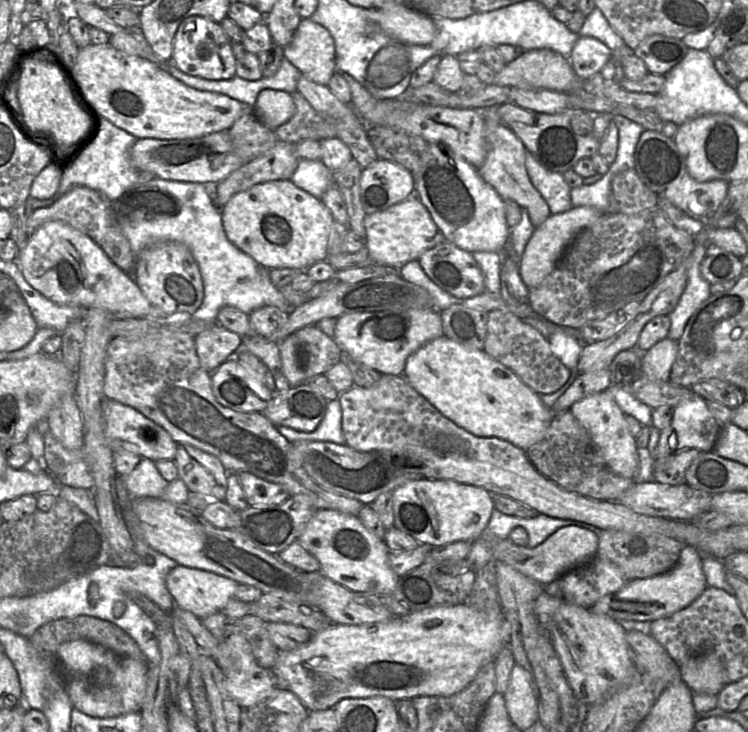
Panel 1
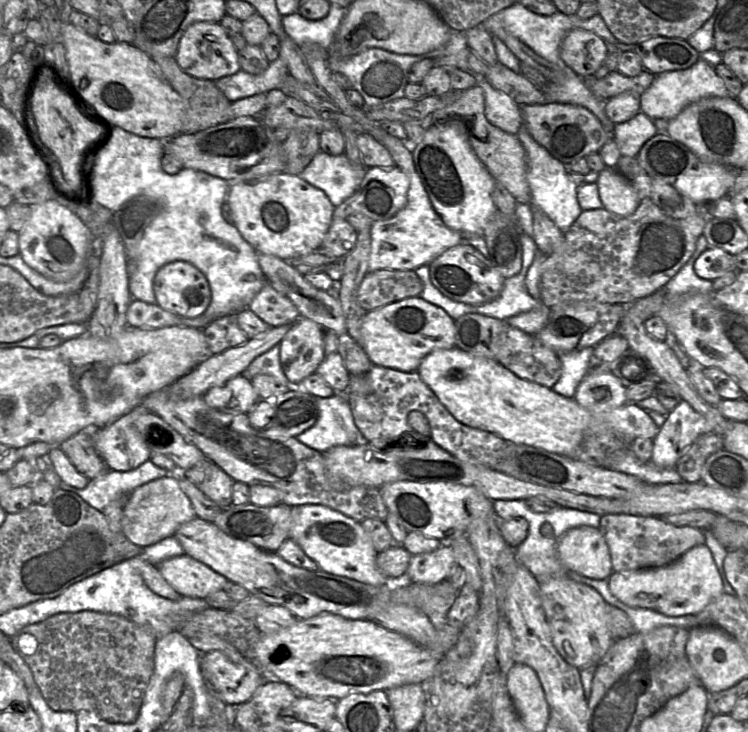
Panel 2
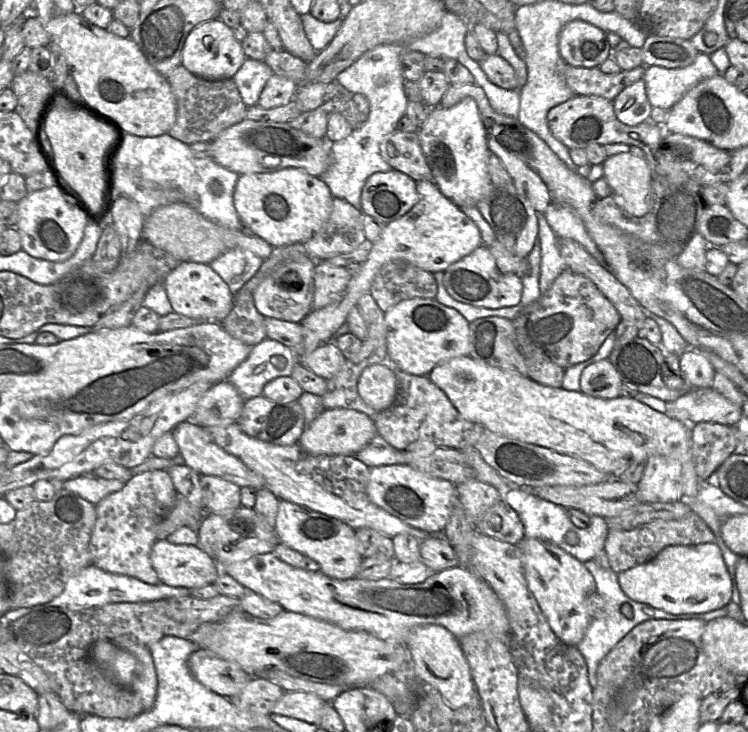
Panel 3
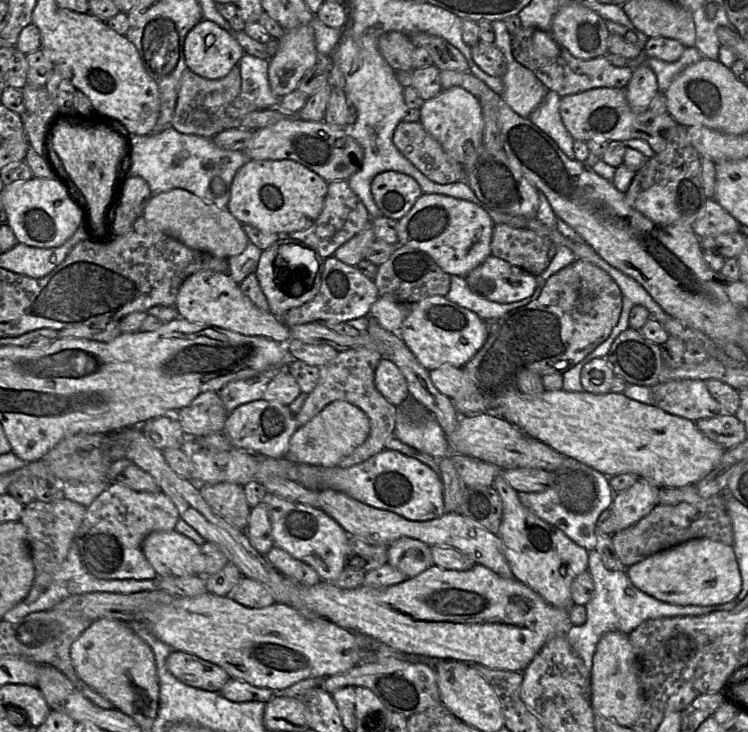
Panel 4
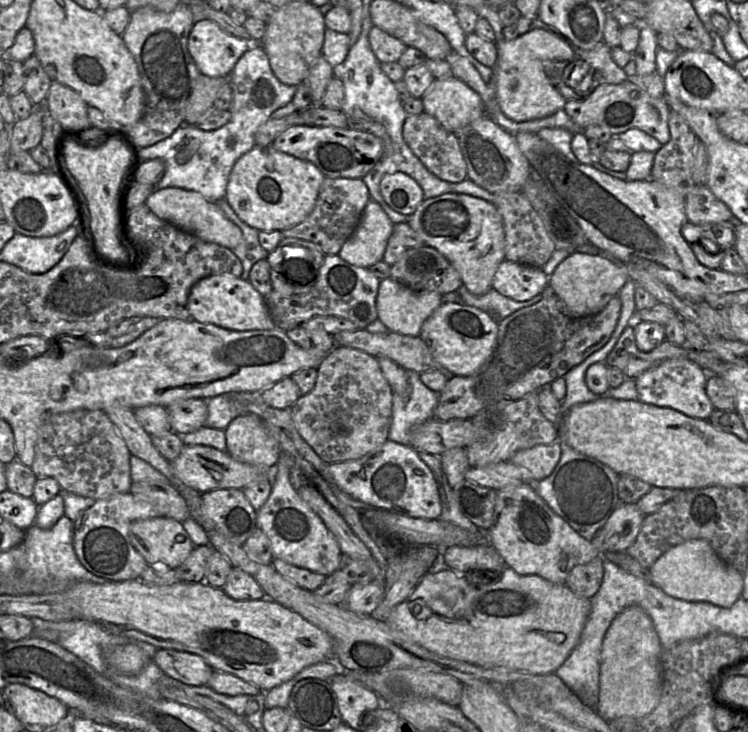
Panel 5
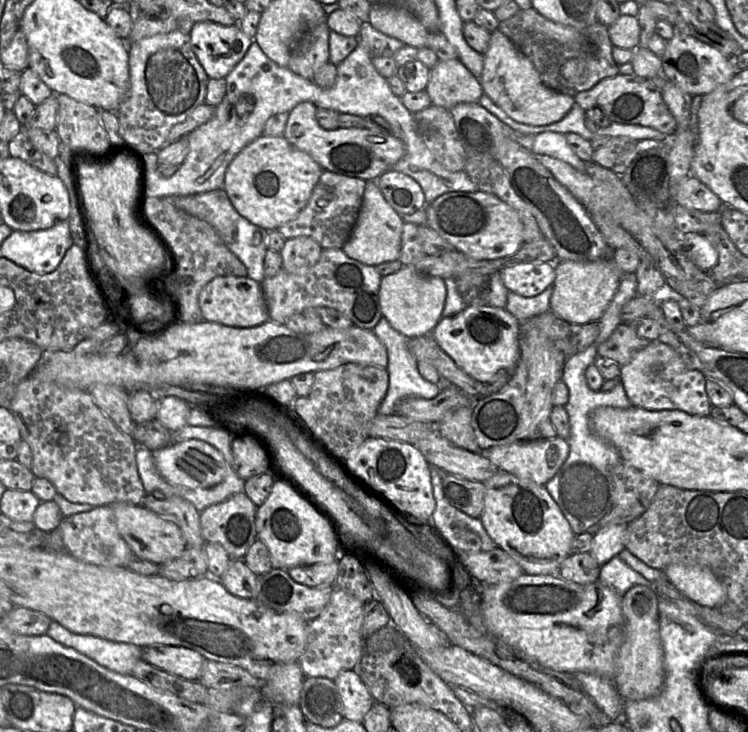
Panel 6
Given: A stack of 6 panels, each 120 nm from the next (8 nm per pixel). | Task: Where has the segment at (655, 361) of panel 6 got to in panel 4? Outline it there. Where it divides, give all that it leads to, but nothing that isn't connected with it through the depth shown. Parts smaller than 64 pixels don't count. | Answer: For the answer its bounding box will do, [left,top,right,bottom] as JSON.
[651,380,723,422]

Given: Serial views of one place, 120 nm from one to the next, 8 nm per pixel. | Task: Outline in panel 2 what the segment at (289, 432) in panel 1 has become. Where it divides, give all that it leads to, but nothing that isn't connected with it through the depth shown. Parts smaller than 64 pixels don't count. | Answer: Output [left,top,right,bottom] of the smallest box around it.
[296,394,369,453]

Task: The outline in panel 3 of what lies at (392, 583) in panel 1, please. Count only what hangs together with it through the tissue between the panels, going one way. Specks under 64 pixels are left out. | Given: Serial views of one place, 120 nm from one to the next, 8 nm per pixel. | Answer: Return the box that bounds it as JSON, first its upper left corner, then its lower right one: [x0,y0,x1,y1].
[275,500,363,580]

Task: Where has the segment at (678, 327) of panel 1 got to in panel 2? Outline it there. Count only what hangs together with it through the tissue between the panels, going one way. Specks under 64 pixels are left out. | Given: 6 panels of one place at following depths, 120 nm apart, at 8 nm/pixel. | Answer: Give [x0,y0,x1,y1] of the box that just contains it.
[664,236,715,299]

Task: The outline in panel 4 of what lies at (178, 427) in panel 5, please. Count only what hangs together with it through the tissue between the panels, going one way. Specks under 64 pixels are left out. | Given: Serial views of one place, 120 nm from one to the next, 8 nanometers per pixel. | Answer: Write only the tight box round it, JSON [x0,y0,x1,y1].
[175,391,229,438]

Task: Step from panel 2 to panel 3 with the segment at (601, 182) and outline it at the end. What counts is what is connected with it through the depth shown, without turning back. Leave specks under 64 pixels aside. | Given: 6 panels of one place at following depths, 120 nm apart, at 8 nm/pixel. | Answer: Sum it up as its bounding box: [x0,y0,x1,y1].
[603,152,652,217]

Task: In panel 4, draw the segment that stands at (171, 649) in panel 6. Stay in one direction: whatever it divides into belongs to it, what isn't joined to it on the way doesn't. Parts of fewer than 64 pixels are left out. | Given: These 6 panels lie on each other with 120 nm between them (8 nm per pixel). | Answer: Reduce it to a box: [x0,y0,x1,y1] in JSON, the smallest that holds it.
[166,650,231,692]

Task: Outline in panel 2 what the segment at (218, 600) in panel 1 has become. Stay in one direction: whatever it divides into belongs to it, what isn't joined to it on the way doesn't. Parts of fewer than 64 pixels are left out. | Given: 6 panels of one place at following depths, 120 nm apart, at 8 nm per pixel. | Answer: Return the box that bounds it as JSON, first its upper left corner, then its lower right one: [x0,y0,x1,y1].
[157,554,227,599]

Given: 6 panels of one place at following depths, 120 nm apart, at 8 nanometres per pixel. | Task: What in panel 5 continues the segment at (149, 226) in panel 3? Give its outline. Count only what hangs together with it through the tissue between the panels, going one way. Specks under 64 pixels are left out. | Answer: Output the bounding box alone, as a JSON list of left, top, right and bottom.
[145,187,242,250]

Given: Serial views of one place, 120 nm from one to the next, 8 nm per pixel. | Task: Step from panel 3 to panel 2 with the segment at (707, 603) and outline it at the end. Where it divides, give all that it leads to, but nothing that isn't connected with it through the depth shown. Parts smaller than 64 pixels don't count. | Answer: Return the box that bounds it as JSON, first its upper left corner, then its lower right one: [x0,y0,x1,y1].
[608,545,723,617]

